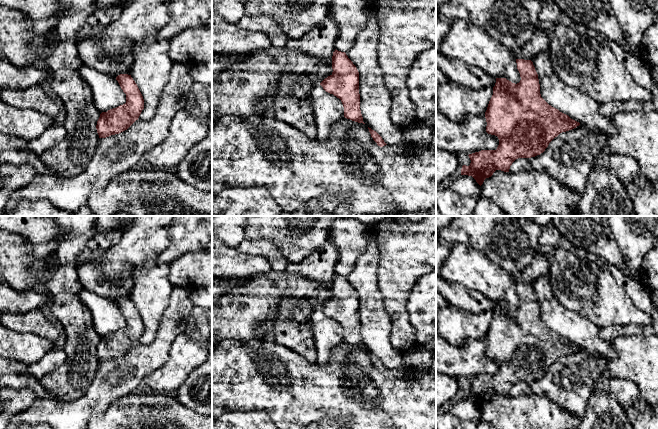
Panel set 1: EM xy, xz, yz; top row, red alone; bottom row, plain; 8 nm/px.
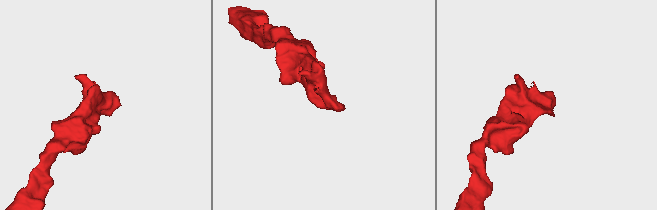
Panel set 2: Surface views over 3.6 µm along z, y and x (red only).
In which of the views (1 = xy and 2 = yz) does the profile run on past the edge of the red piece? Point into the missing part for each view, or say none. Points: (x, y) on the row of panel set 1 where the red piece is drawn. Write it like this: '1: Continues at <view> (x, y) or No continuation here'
1: No continuation here
2: Continues at yz (542, 63)

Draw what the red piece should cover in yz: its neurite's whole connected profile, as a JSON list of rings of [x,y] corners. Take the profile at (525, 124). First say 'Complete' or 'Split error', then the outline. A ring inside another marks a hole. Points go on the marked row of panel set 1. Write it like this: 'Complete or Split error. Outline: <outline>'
Split error. Outline: [[[549,48],[539,53],[533,62],[516,59],[516,63],[521,77],[520,82],[515,84],[506,78],[496,78],[493,95],[485,112],[486,132],[498,137],[497,149],[469,154],[470,165],[463,165],[461,169],[461,175],[472,176],[480,186],[496,170],[509,172],[510,166],[516,159],[540,155],[560,133],[580,125],[579,122],[552,107],[541,97],[538,76],[554,74]]]

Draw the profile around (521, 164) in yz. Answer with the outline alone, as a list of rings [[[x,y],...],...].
[[[518,158],[510,166],[509,172],[517,173],[521,171],[528,171],[532,169],[529,158]]]

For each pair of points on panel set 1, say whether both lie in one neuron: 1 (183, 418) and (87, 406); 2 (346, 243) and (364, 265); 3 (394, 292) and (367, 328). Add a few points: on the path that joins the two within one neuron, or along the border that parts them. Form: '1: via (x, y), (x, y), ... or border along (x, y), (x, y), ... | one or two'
1: border along (126, 395), (117, 398), (103, 413), (91, 418) | two
2: border along (372, 239), (345, 276) | two
3: border along (377, 283), (391, 328) | two

